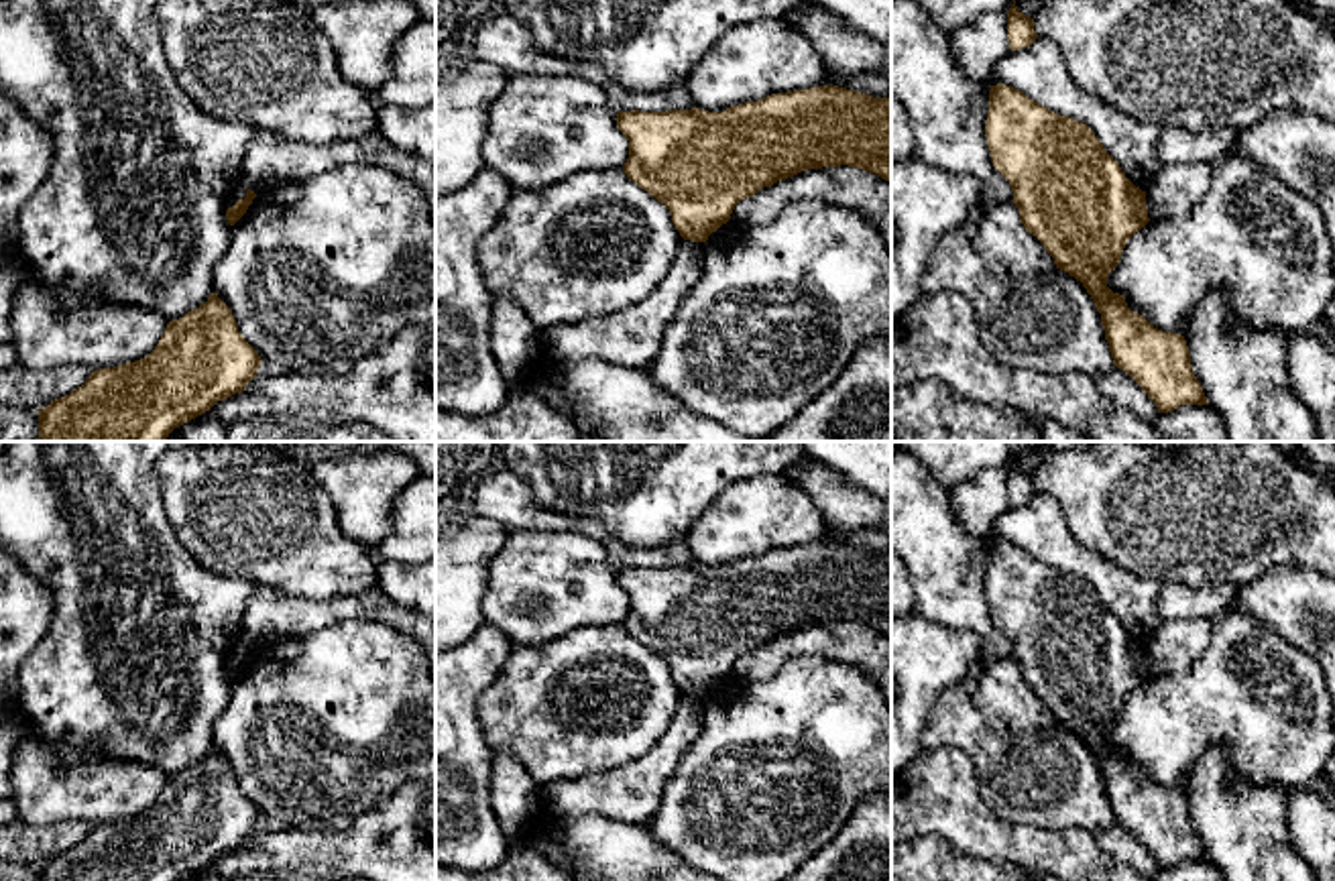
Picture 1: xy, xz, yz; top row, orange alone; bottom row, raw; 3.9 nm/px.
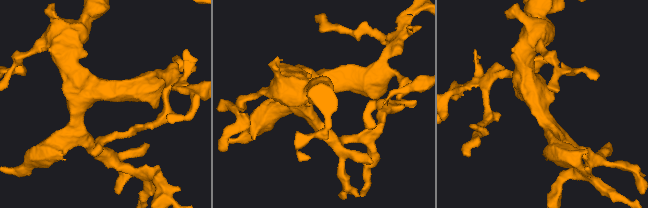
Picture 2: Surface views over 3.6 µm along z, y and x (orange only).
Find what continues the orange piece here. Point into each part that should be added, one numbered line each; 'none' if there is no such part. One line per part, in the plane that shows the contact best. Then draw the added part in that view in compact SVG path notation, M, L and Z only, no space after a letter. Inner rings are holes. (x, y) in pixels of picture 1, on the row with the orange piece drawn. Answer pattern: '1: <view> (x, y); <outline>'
none

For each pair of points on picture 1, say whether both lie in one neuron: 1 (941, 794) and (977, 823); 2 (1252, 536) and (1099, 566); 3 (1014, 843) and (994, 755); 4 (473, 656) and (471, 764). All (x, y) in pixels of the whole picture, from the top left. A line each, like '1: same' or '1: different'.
1: same
2: different
3: different
4: same

